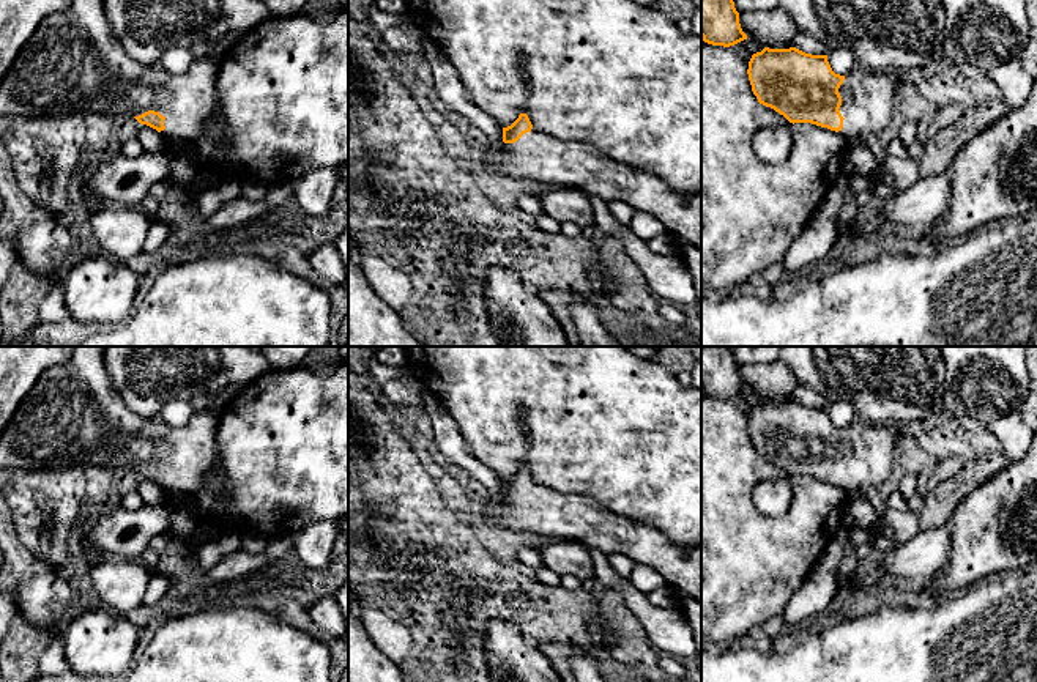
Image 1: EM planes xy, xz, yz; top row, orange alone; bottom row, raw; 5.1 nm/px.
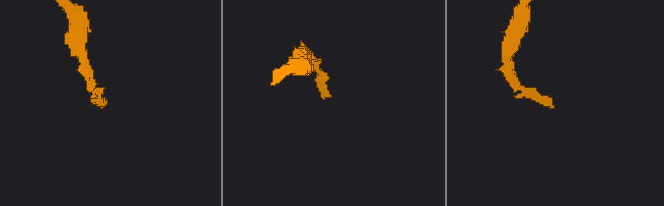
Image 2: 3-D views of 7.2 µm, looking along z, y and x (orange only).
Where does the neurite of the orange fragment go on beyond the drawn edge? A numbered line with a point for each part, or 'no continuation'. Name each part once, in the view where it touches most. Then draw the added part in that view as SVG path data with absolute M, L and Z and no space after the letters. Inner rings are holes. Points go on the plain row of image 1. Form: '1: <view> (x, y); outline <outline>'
1: yz (867, 448); outline M854 419L838 441L840 466L845 471L838 484L846 493L868 491L886 482L892 473L892 452L898 438L911 427L900 424L872 424Z

